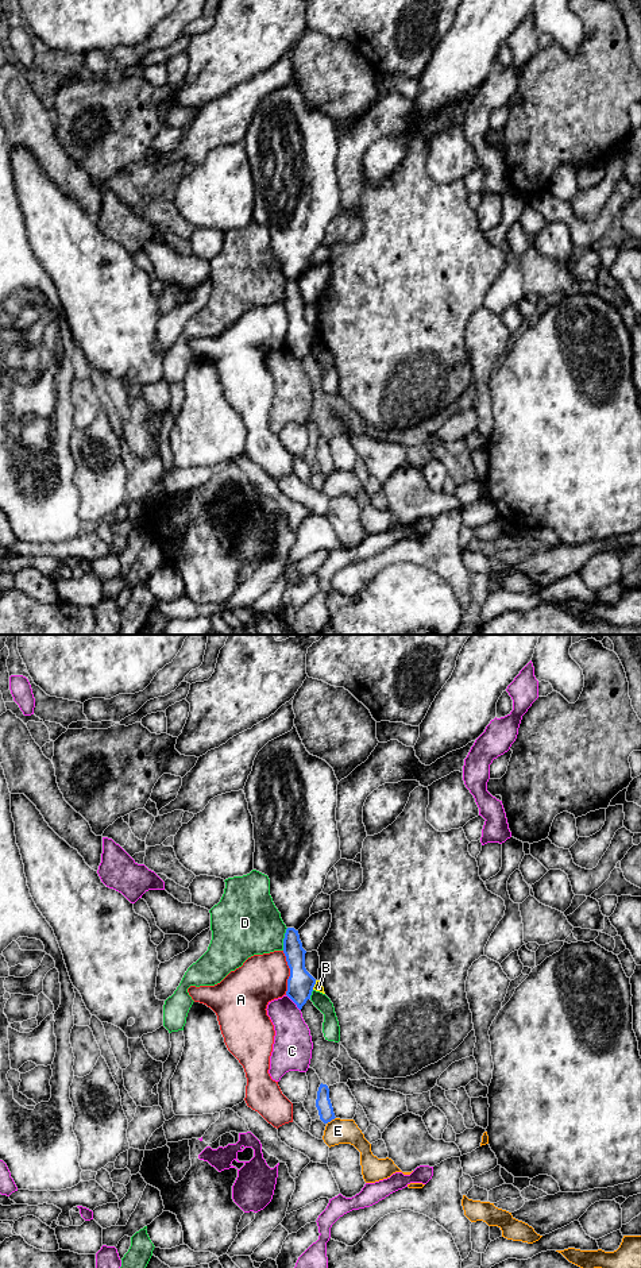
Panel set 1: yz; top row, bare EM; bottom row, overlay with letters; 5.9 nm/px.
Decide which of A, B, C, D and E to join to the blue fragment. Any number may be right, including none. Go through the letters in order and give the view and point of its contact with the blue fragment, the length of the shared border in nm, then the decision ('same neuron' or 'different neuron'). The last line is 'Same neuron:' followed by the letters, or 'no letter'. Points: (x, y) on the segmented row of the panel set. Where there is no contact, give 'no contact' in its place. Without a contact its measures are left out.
A: contact yz (290, 972); length 260 nm; different neuron
B: contact yz (315, 983); length 60 nm; different neuron
C: contact yz (293, 1001); length 130 nm; different neuron
D: contact yz (284, 939); length 140 nm; different neuron
E: contact yz (331, 1120); length 70 nm; different neuron
Same neuron: no letter

